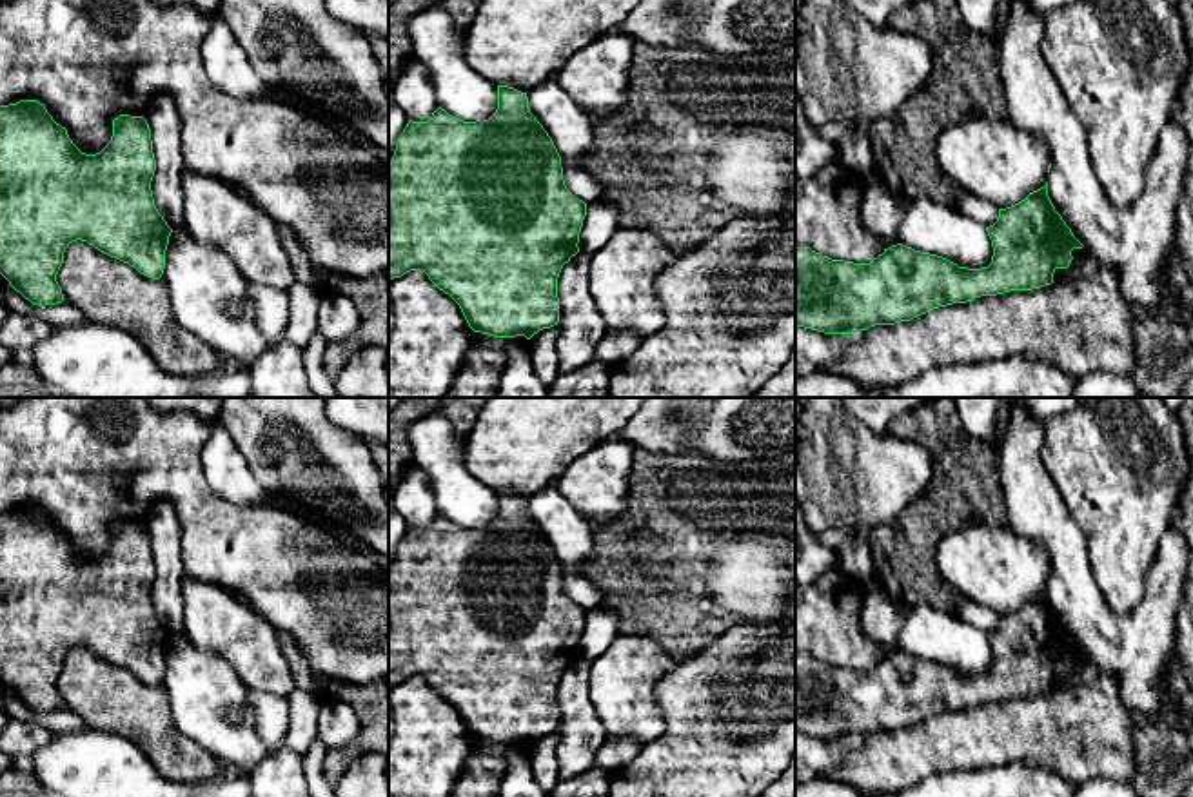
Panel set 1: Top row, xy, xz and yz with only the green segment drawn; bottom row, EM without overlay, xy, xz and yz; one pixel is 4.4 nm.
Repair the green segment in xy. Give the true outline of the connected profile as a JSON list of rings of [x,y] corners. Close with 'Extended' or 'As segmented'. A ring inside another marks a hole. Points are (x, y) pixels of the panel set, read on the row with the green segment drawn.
[[[38,100],[0,105],[0,274],[33,305],[62,303],[56,274],[65,249],[82,240],[160,280],[173,229],[154,205],[154,171],[143,116],[120,114],[113,120],[111,142],[100,153],[85,154]]]. As segmented

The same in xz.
[[[498,85],[498,109],[488,120],[463,122],[438,107],[427,122],[409,120],[396,142],[392,162],[389,163],[389,281],[410,271],[421,271],[461,309],[474,332],[494,338],[525,336],[530,339],[543,329],[559,321],[557,278],[565,263],[579,252],[579,232],[587,216],[587,203],[576,198],[565,185],[561,156],[536,116],[528,109],[527,93],[508,85]]]. As segmented

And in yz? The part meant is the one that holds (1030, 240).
[[[1044,187],[1022,202],[999,209],[999,218],[986,227],[993,256],[988,267],[968,269],[902,243],[884,249],[870,263],[832,260],[810,247],[795,247],[795,327],[824,334],[852,334],[875,325],[910,321],[933,309],[966,303],[981,296],[1010,290],[1031,290],[1053,283],[1057,269],[1068,269],[1073,249],[1084,245],[1055,211]]]. As segmented

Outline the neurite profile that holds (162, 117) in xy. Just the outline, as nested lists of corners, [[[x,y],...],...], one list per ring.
[[[165,94],[156,96],[143,118],[151,129],[156,171],[151,191],[158,212],[173,231],[183,227],[183,191],[185,172],[182,153],[180,116],[173,100]]]

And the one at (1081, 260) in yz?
[[[1088,247],[1073,249],[1071,256],[1073,260],[1068,269],[1055,269],[1051,285],[1068,283],[1091,265],[1091,252]]]

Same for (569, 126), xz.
[[[548,80],[527,93],[528,109],[552,138],[561,162],[587,169],[594,147],[590,114],[556,82]]]

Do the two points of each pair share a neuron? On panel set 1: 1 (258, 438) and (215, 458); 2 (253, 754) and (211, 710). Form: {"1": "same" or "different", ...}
{"1": "different", "2": "same"}

